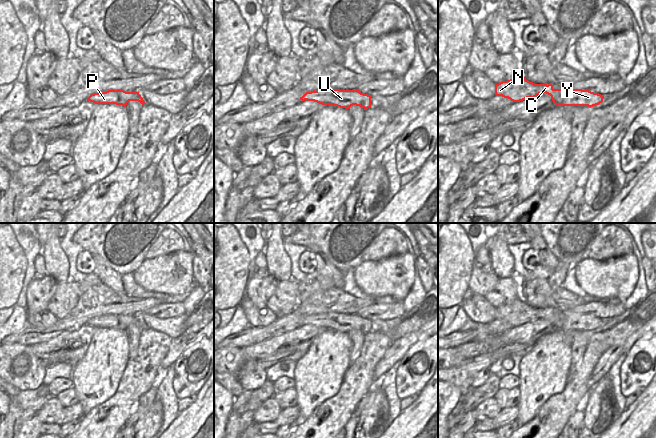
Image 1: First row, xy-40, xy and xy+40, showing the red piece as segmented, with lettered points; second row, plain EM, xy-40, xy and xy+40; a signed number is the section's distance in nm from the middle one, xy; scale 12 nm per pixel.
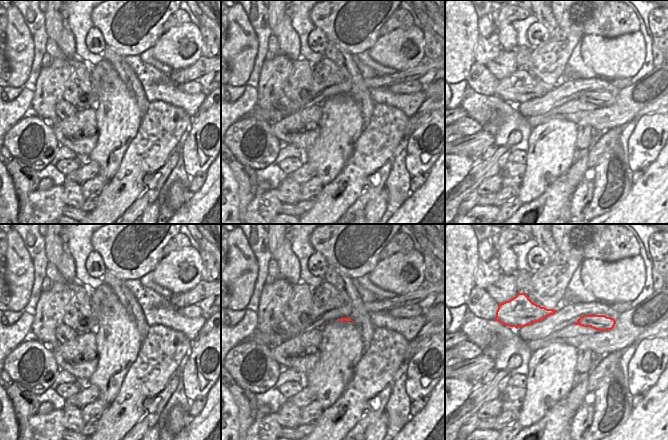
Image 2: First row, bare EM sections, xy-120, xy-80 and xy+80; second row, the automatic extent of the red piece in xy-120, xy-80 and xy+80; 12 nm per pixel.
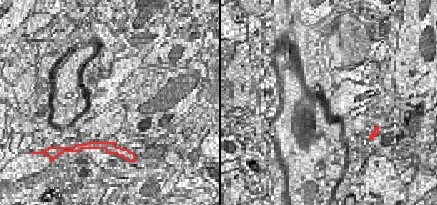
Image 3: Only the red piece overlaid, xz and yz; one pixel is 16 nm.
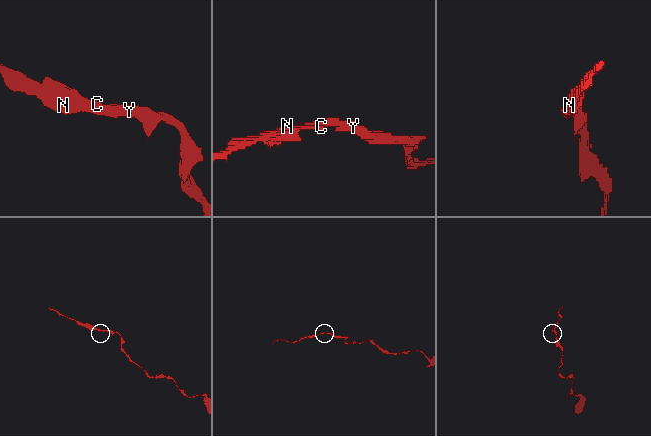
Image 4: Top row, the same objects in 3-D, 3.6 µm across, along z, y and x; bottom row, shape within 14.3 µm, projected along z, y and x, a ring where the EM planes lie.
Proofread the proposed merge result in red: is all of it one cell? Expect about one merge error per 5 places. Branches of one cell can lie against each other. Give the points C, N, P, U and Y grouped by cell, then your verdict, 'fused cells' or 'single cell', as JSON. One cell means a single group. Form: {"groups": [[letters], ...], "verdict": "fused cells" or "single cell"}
{"groups": [["C", "N", "P", "U", "Y"]], "verdict": "single cell"}

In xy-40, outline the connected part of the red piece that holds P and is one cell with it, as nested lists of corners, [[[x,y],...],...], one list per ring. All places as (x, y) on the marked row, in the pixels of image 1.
[[[108,90],[91,94],[87,101],[95,104],[116,104],[126,107],[129,101],[138,101],[142,105],[146,104],[139,92],[126,92],[124,90]]]

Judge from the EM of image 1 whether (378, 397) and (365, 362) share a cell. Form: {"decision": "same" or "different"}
{"decision": "different"}

